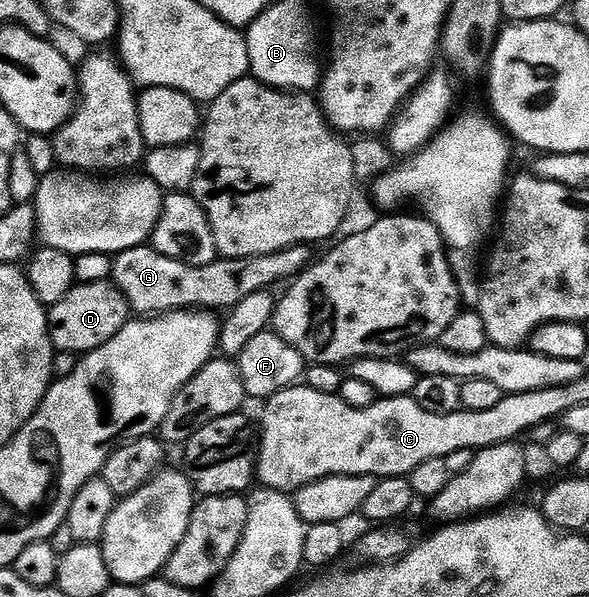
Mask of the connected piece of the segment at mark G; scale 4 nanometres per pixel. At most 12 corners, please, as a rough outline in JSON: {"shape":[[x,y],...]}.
{"shape":[[145,243],[111,280],[136,315],[231,311],[295,279],[308,245],[187,265]]}

